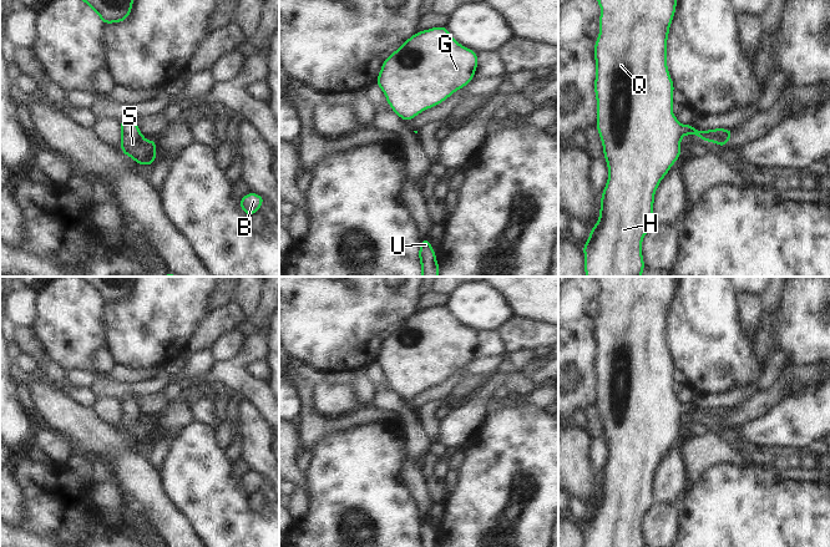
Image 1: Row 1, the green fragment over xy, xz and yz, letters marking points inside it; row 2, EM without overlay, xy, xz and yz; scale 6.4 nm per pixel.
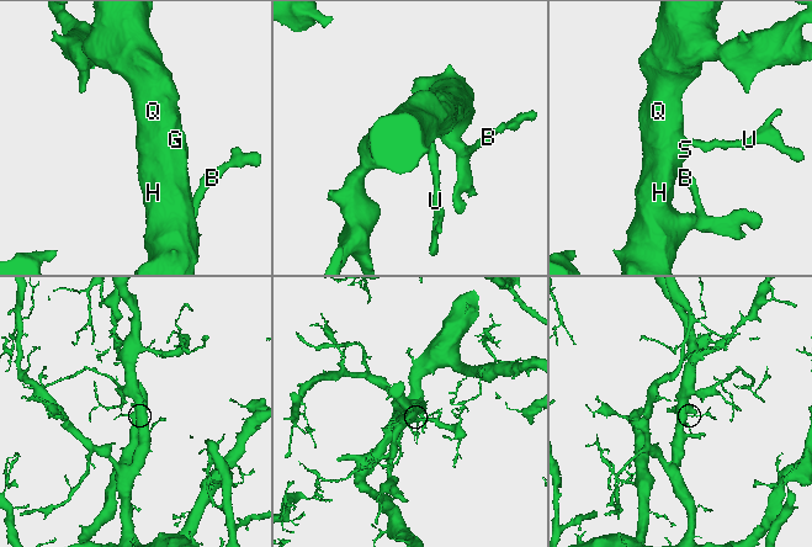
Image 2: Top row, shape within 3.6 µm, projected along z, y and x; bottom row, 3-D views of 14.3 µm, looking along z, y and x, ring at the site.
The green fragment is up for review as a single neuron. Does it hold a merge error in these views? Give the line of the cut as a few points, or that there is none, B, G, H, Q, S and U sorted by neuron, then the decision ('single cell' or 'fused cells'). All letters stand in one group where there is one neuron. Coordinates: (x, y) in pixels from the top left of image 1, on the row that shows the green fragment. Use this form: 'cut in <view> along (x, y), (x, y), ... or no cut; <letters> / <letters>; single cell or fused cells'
no cut; B G H Q S U; single cell

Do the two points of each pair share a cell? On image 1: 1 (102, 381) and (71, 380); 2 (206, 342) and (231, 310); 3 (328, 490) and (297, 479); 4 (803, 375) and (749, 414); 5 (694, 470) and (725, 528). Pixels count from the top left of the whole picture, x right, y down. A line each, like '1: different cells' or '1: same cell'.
1: different cells
2: same cell
3: different cells
4: same cell
5: different cells

